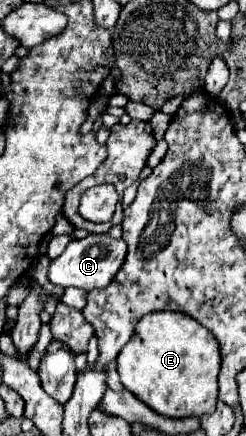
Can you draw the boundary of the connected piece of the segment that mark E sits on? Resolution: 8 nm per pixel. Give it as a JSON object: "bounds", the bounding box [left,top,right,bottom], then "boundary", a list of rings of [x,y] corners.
{"bounds":[117,310,221,418],"boundary":[[[173,310],[145,314],[137,322],[131,340],[117,356],[117,370],[123,386],[153,412],[167,418],[213,414],[219,368],[221,354],[215,336],[191,316]]]}

